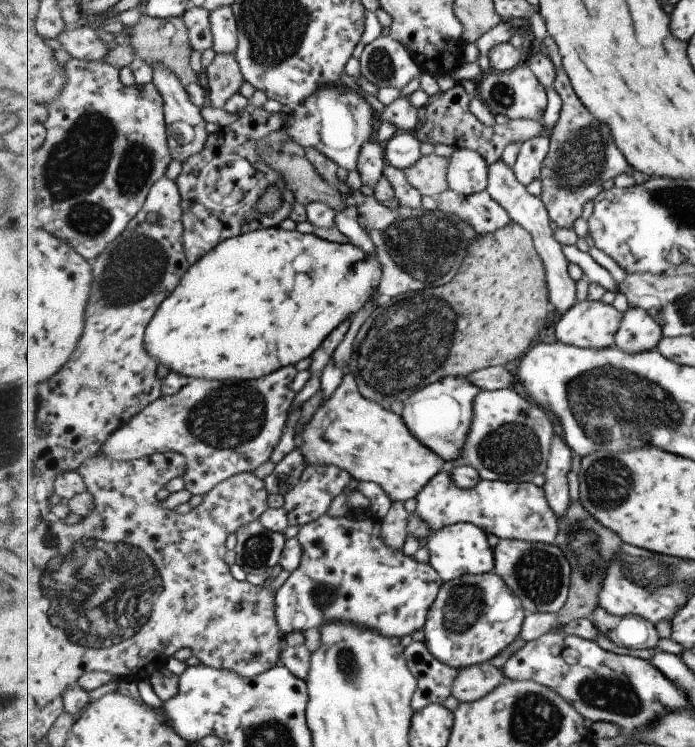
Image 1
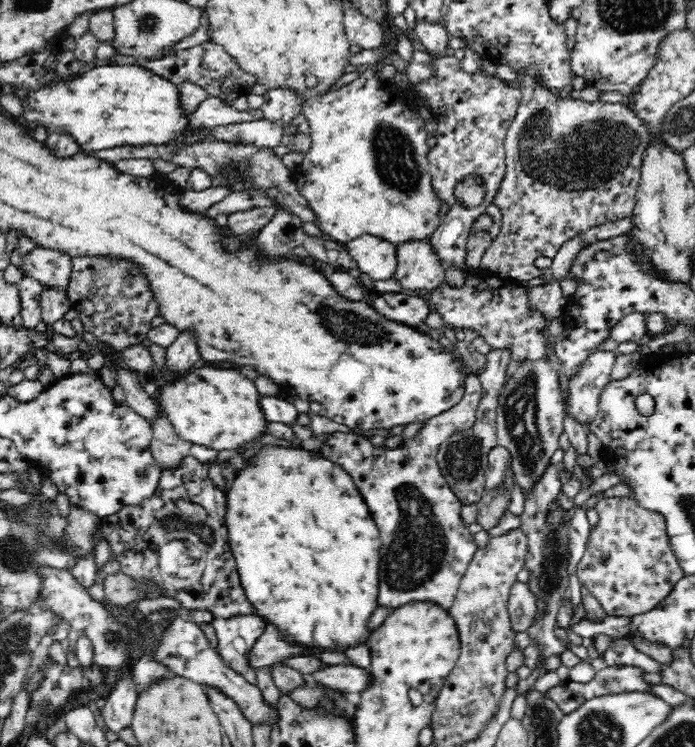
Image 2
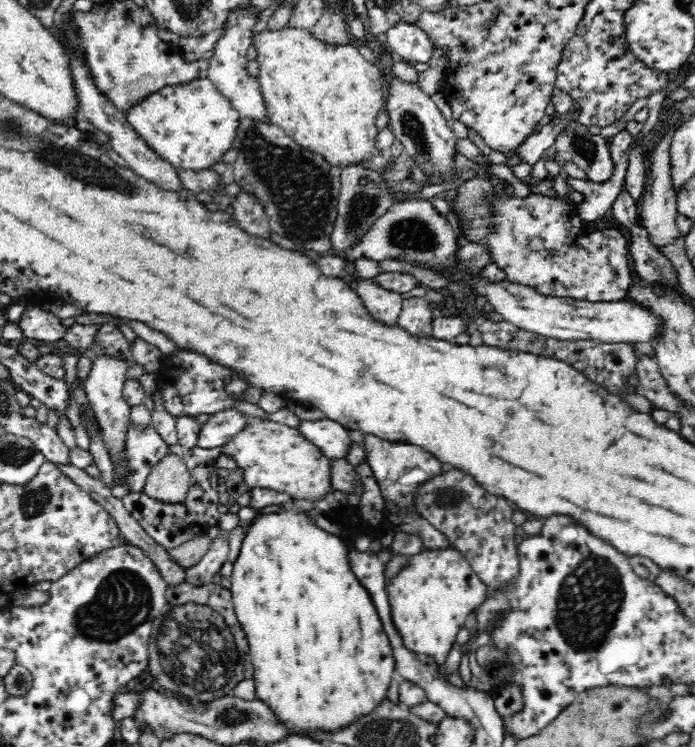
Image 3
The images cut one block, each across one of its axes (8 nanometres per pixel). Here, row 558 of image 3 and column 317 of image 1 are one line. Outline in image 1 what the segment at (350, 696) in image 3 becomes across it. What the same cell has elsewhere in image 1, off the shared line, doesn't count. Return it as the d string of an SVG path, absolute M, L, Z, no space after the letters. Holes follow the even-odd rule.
M269 227L245 233L225 240L215 250L200 258L195 264L190 265L183 280L177 285L173 294L164 300L160 310L156 312L152 322L146 328L148 351L151 356L154 356L159 363L167 366L170 371L185 375L189 379L256 381L263 376L270 375L275 370L279 370L279 368L283 368L283 366L295 366L297 362L310 358L336 328L339 328L347 319L353 318L371 300L373 294L378 291L383 275L384 268L378 257L366 254L352 243L330 242L315 236L313 233L301 233L296 230L286 231L279 227Z

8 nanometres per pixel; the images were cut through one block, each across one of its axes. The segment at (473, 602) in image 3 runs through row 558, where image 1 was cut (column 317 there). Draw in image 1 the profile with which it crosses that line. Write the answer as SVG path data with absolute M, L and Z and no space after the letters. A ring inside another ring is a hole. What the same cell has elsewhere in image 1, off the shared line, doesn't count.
M347 372L344 375L343 382L341 386L328 398L328 401L325 401L320 409L313 415L313 418L304 426L301 434L296 434L296 447L301 449L303 456L305 457L307 466L321 466L321 465L337 465L339 468L349 471L349 474L352 474L355 480L360 481L373 481L379 484L382 487L382 490L389 496L392 503L394 502L407 502L411 498L416 498L416 496L427 486L428 482L431 482L435 476L441 472L441 464L444 460L433 450L430 449L427 445L424 445L411 431L408 427L408 424L404 421L404 417L401 415L395 414L390 410L385 410L381 404L377 402L372 402L367 397L364 397L361 394L360 388L358 387L355 377L351 372Z

